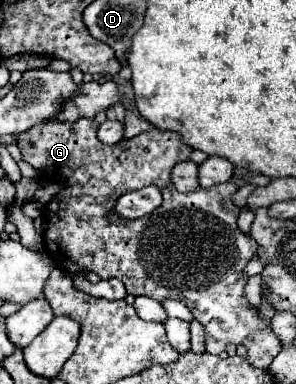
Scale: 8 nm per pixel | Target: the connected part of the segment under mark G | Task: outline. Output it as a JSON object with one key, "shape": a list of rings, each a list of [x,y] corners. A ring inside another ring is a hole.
{"shape":[[[82,117],[72,123],[52,119],[46,123],[38,123],[38,127],[32,127],[30,131],[26,131],[26,135],[18,135],[18,147],[24,161],[36,167],[44,181],[60,181],[68,185],[58,195],[54,195],[54,199],[42,209],[42,219],[48,223],[48,229],[44,233],[44,245],[52,255],[54,263],[70,273],[94,271],[102,279],[118,277],[126,285],[126,291],[134,297],[144,295],[156,301],[178,299],[192,311],[194,319],[204,325],[208,353],[220,355],[230,345],[244,345],[248,349],[246,359],[250,359],[250,363],[254,363],[256,367],[268,367],[272,359],[280,353],[280,339],[272,331],[270,323],[266,323],[264,315],[244,297],[244,289],[248,283],[244,267],[256,255],[258,243],[236,227],[240,207],[232,201],[232,197],[238,191],[238,185],[228,181],[210,189],[200,187],[192,193],[180,193],[170,181],[170,171],[176,163],[188,160],[193,149],[186,147],[186,143],[176,131],[162,131],[158,127],[150,127],[142,135],[130,139],[130,143],[118,143],[110,147],[100,143],[100,139],[96,137],[96,129],[96,119]],[[146,185],[156,185],[162,191],[162,205],[152,215],[136,219],[128,227],[112,225],[106,219],[106,213],[112,209],[118,195],[128,189],[140,189]]]}

